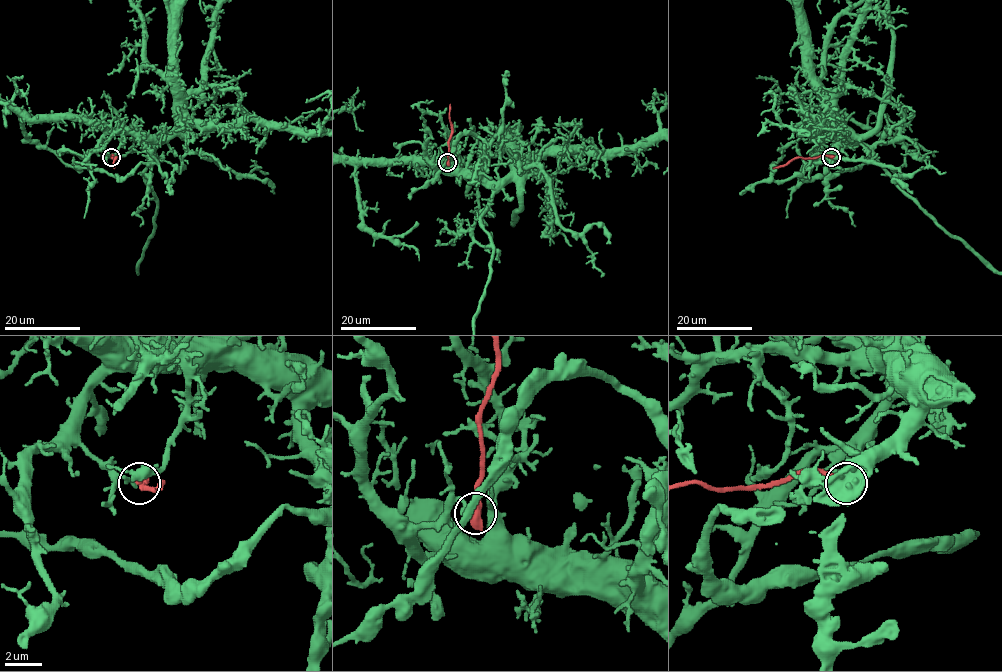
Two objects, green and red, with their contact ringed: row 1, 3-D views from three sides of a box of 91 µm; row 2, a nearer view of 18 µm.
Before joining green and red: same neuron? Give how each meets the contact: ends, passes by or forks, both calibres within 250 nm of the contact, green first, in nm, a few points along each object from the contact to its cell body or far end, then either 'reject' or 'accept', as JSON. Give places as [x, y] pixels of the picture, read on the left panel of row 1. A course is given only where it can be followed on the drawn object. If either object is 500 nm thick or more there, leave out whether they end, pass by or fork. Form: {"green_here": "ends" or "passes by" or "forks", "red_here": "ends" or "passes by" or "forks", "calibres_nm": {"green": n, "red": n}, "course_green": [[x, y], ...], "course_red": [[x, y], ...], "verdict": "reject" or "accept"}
{"calibres_nm": {"green": 200, "red": 550}, "course_red": [[112, 157], [112, 154], [115, 157], [113, 168]], "verdict": "reject"}

